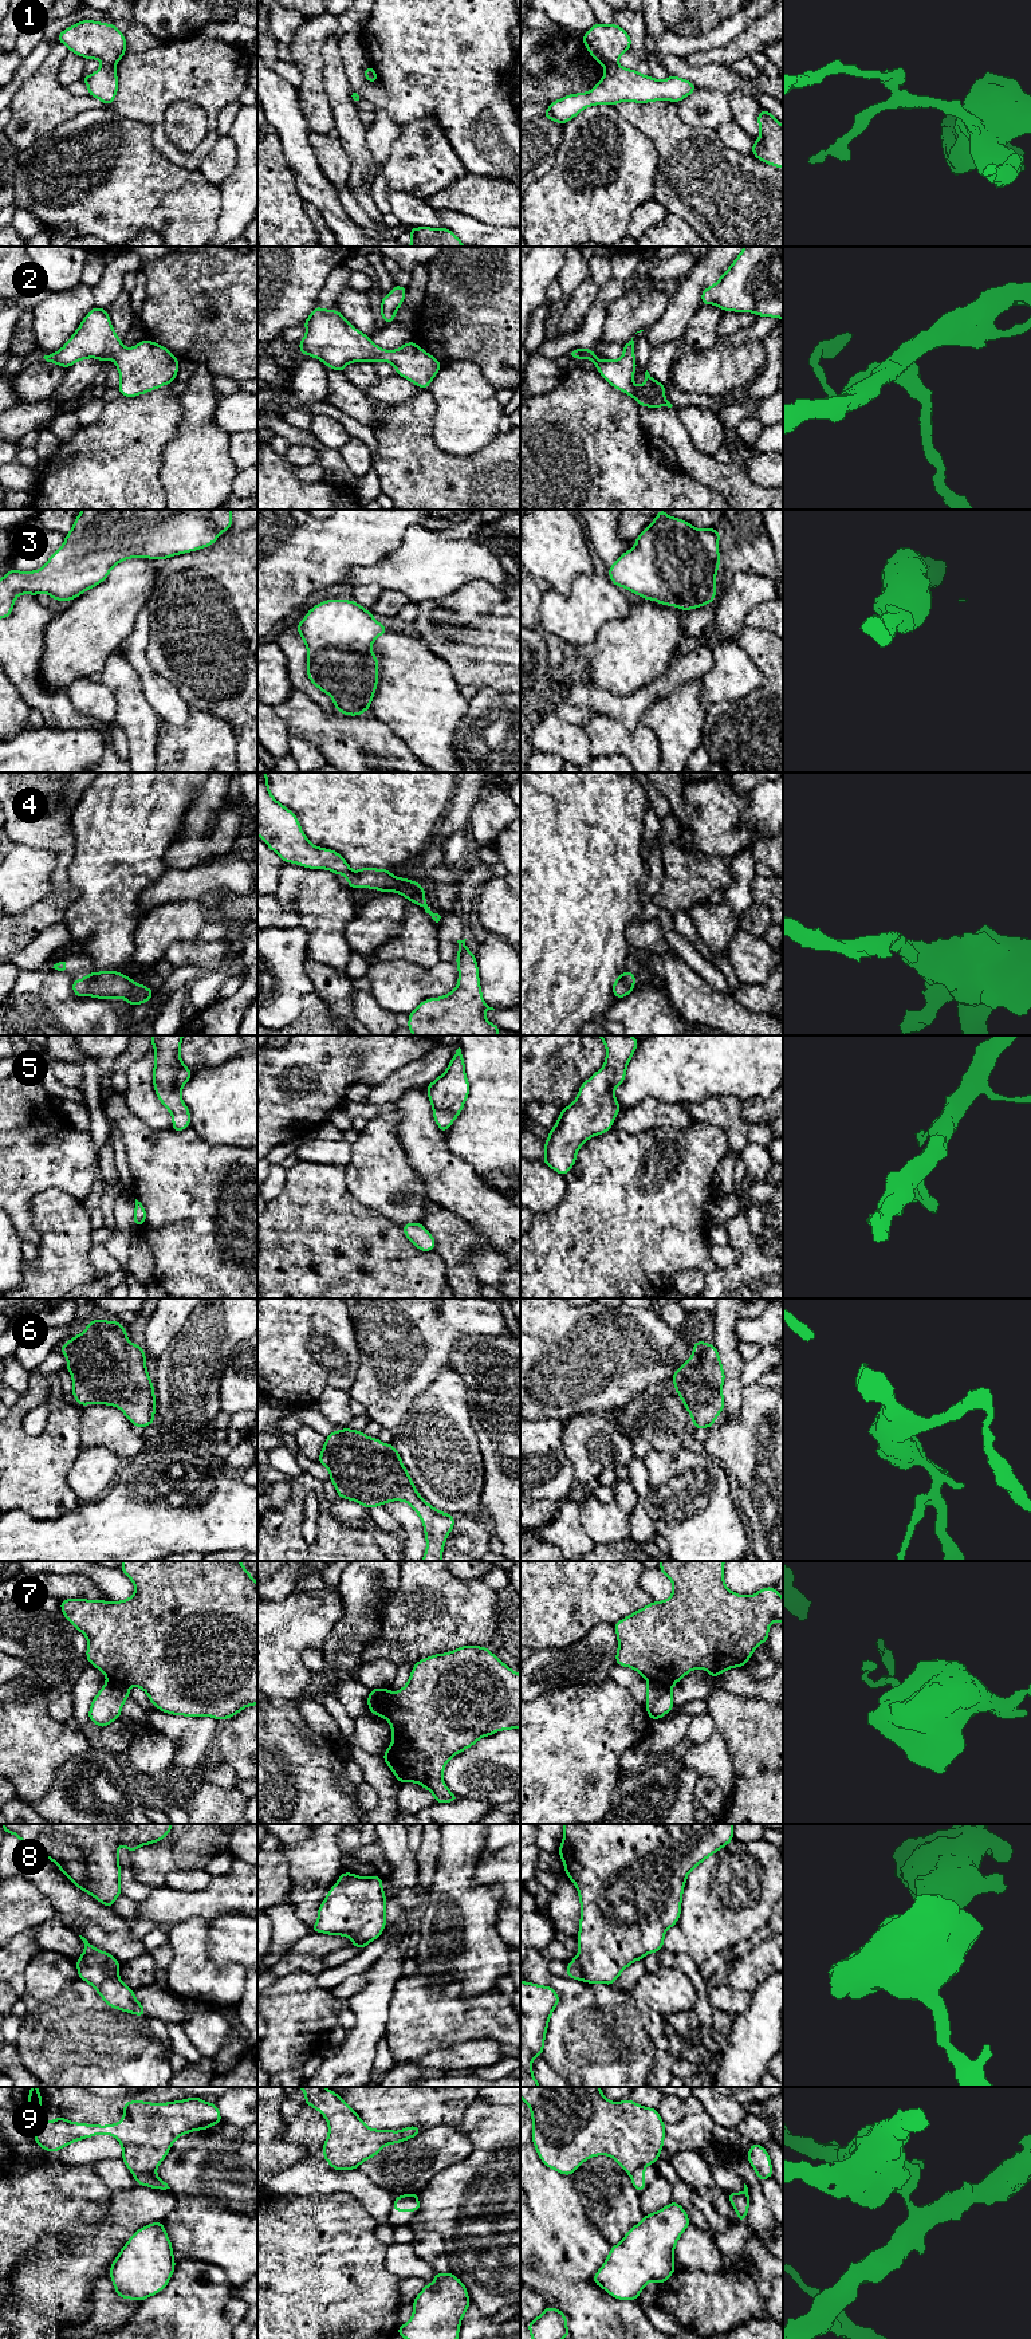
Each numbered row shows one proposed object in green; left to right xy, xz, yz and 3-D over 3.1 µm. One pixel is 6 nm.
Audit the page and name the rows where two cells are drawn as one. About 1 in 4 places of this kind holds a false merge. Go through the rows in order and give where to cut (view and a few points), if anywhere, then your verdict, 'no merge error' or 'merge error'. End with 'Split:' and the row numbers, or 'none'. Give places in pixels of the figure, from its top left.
1: cut xy (102, 63), (113, 66); merge error
2: cut none; no merge error
3: cut none; no merge error
4: cut none; no merge error
5: cut none; no merge error
6: cut none; no merge error
7: cut xz (385, 1689), (385, 1697), (370, 1710); merge error
8: cut none; no merge error
9: cut xy (154, 2172), (136, 2172), (133, 2174); merge error
Split: 1, 7, 9

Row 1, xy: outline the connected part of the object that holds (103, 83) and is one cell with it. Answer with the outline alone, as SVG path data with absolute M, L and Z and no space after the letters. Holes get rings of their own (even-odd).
M102 64L94 74L83 75L82 80L87 84L90 97L111 106L119 87L114 66Z

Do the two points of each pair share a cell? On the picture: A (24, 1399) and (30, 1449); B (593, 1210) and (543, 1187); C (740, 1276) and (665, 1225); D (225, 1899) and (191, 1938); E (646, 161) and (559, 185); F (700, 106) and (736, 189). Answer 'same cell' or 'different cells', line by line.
A: same cell
B: different cells
C: different cells
D: different cells
E: same cell
F: different cells

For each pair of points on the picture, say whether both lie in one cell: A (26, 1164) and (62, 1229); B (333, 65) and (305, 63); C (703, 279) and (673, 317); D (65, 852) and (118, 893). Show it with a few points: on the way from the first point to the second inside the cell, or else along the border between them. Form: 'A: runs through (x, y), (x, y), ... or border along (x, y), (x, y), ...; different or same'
A: border along (73, 1195), (38, 1192), (30, 1222); different
B: border along (331, 35), (323, 46), (323, 86), (329, 95); different
C: runs through (693, 289), (683, 307); same
D: border along (73, 826), (74, 857), (67, 869), (71, 888); different

